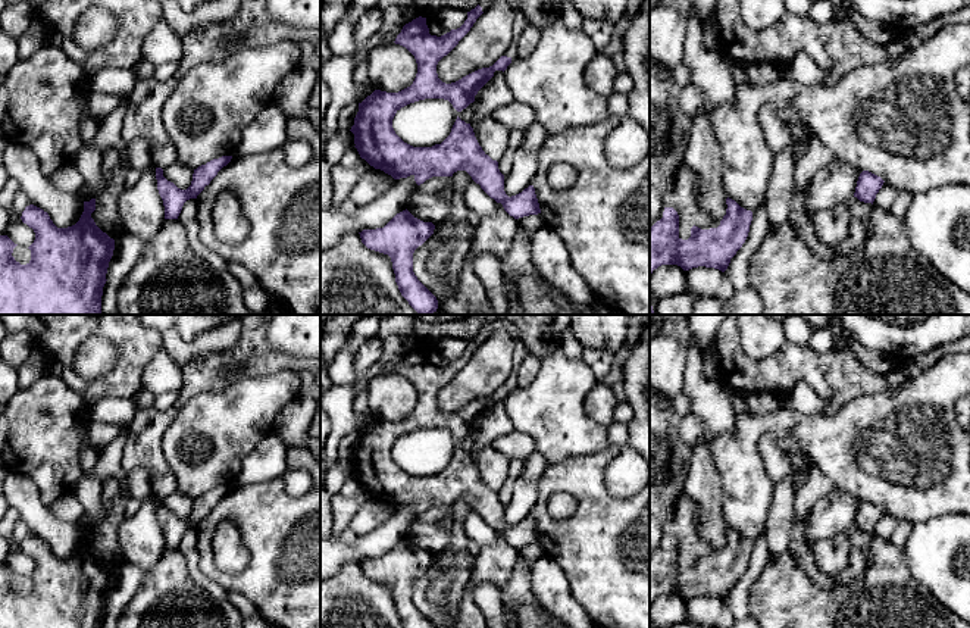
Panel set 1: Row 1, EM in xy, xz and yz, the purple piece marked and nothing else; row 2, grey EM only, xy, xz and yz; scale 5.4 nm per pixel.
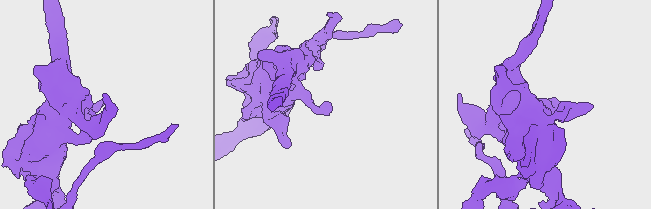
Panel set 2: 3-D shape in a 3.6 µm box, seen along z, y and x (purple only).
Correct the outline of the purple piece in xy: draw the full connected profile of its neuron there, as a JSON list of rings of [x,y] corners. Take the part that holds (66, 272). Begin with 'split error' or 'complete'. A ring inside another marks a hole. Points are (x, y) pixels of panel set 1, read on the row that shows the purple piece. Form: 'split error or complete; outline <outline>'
complete; outline [[[96,199],[84,201],[79,221],[68,228],[57,228],[43,209],[29,204],[22,212],[22,222],[35,232],[31,260],[21,265],[12,256],[15,244],[0,235],[0,315],[101,315],[101,296],[115,240],[103,232],[91,218]]]

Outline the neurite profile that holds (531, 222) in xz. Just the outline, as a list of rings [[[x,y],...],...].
[[[541,213],[529,215],[529,216],[519,218],[517,225],[522,229],[534,232],[535,229],[538,229],[544,225],[544,219],[542,219]]]

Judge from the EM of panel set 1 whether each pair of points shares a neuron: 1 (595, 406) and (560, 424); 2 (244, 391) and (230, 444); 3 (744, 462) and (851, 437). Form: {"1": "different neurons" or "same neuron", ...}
{"1": "different neurons", "2": "same neuron", "3": "same neuron"}

